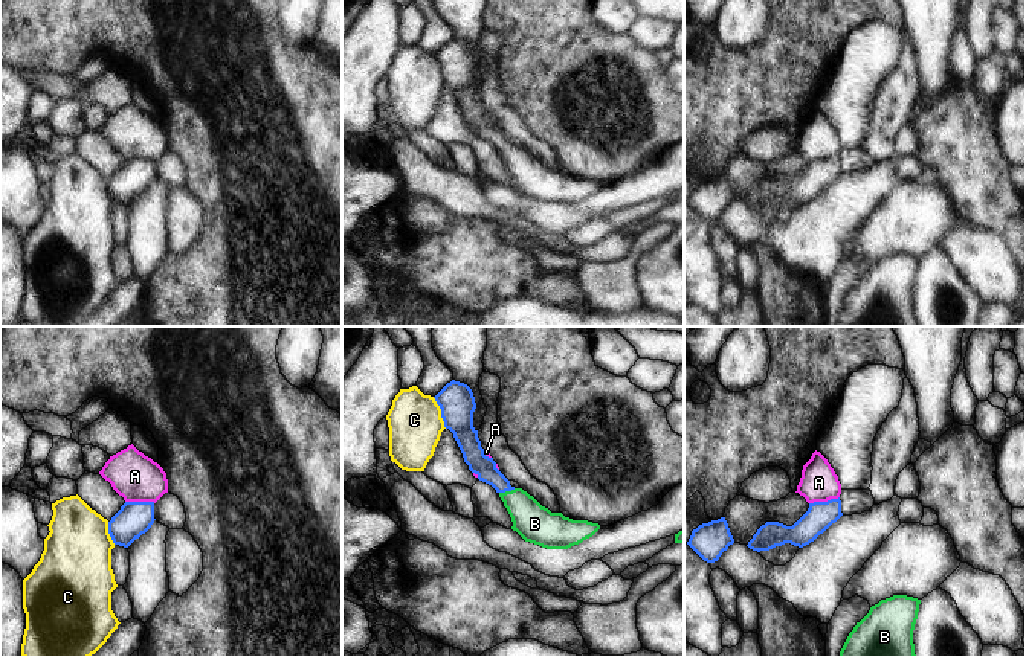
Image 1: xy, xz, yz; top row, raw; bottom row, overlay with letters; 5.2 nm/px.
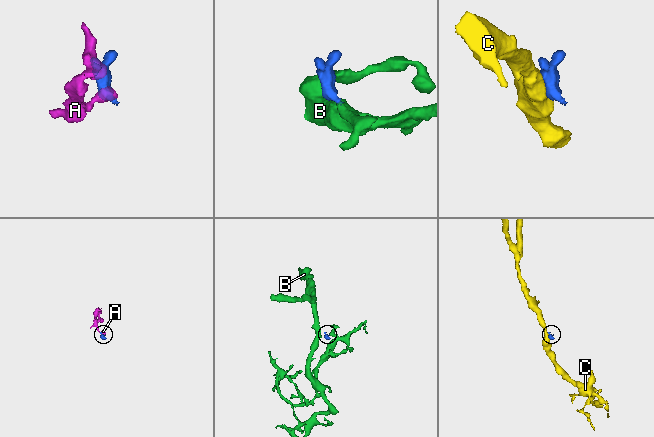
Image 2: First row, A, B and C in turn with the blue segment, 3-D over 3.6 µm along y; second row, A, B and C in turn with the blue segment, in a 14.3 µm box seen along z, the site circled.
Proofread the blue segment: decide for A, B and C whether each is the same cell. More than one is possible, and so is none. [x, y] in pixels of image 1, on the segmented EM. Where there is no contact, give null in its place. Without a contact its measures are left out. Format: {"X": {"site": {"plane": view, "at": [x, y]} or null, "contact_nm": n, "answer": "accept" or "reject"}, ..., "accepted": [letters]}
{"A": {"site": {"plane": "yz", "at": [823, 502]}, "contact_nm": 170, "answer": "reject"}, "B": {"site": {"plane": "xz", "at": [507, 490]}, "contact_nm": 90, "answer": "accept"}, "C": {"site": {"plane": "xz", "at": [442, 412]}, "contact_nm": 180, "answer": "reject"}, "accepted": ["B"]}

